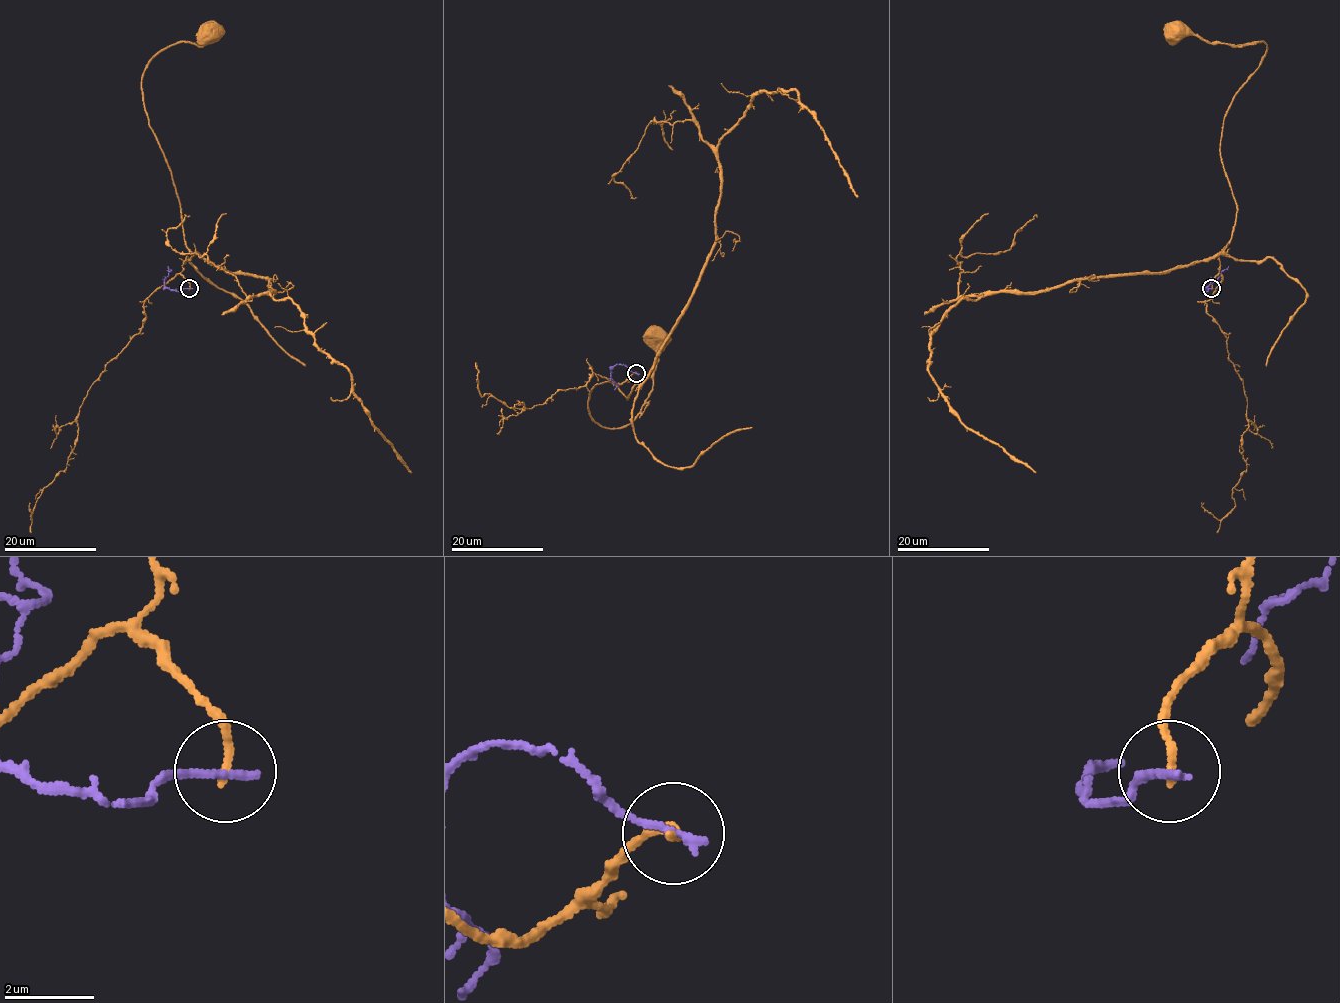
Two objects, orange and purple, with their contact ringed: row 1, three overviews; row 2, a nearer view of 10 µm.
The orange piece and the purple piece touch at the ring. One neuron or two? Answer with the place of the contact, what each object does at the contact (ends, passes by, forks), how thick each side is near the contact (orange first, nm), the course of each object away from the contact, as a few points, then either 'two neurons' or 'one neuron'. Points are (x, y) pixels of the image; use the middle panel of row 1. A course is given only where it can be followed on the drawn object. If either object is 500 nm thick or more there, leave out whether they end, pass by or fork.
place (636, 373); orange ends; purple ends; calibres 200 and 240 nm; course orange (636, 373), (626, 398), (610, 381), (594, 386), (588, 413), (600, 426), (619, 428), (639, 412), (660, 338); course purple (636, 373), (616, 364), (610, 373), (617, 385), (614, 389); two neurons

